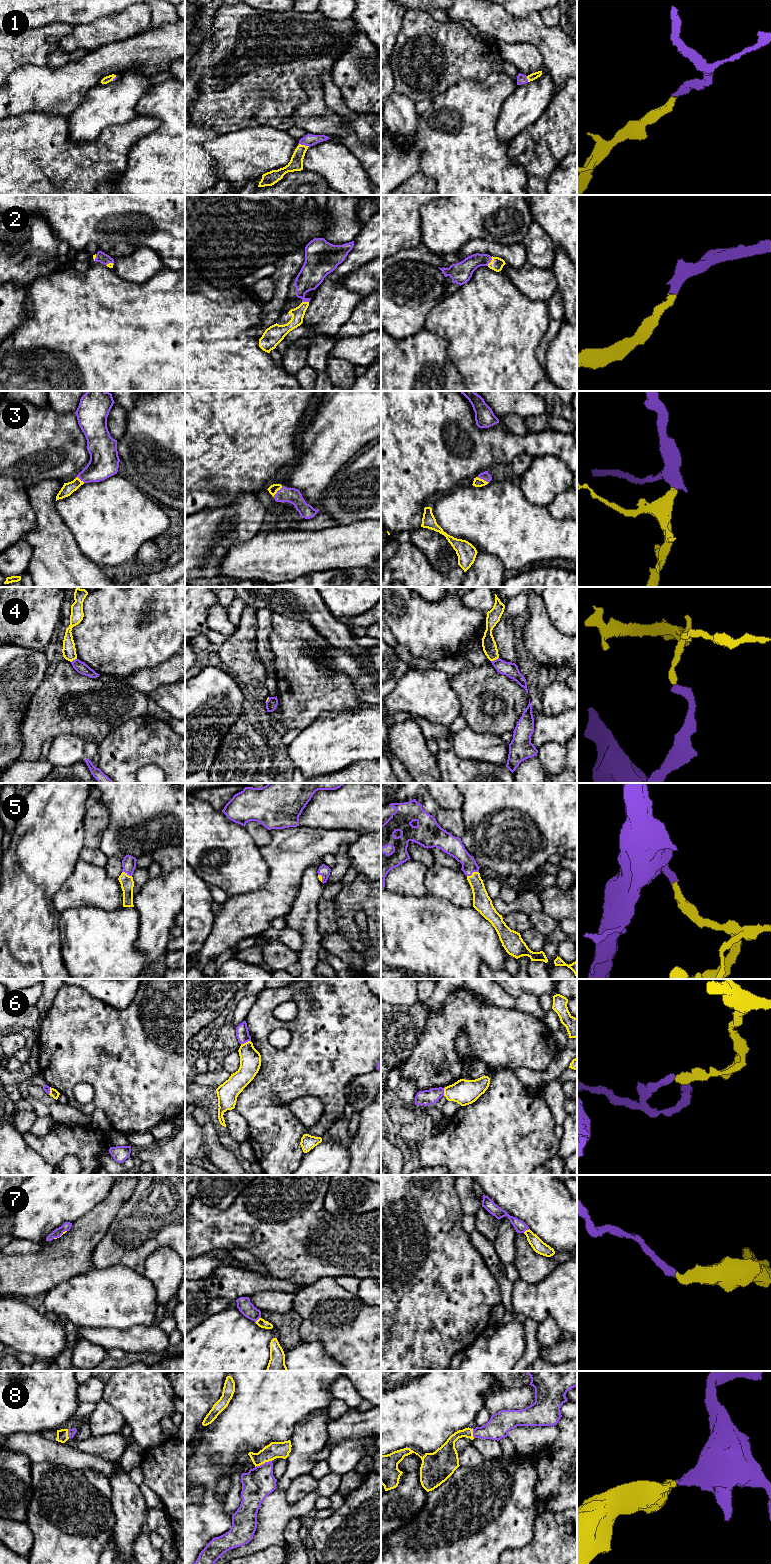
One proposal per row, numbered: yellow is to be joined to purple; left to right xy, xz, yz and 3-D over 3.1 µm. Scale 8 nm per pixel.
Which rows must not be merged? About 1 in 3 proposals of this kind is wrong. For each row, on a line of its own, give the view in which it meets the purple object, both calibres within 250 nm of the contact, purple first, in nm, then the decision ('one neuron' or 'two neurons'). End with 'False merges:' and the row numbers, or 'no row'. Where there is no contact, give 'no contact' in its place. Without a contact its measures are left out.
1: meets purple in xz; 100 nm thick on the purple side, 110 nm on the other; one neuron
2: meets purple in yz; 170 nm thick on the purple side, 110 nm on the other; one neuron
3: meets purple in xz; 120 nm thick on the purple side, 70 nm on the other; one neuron
4: meets purple in yz; 120 nm thick on the purple side, 110 nm on the other; two neurons
5: meets purple in yz; 140 nm thick on the purple side, 140 nm on the other; one neuron
6: meets purple in xz; 110 nm thick on the purple side, 180 nm on the other; two neurons
7: meets purple in xz; 120 nm thick on the purple side, 70 nm on the other; one neuron
8: meets purple in xz; 240 nm thick on the purple side, 130 nm on the other; one neuron
False merges: 4, 6

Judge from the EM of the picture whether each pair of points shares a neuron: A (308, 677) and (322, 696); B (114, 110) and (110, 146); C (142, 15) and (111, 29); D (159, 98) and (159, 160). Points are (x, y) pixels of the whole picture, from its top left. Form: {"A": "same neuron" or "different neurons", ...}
{"A": "same neuron", "B": "different neurons", "C": "same neuron", "D": "same neuron"}

